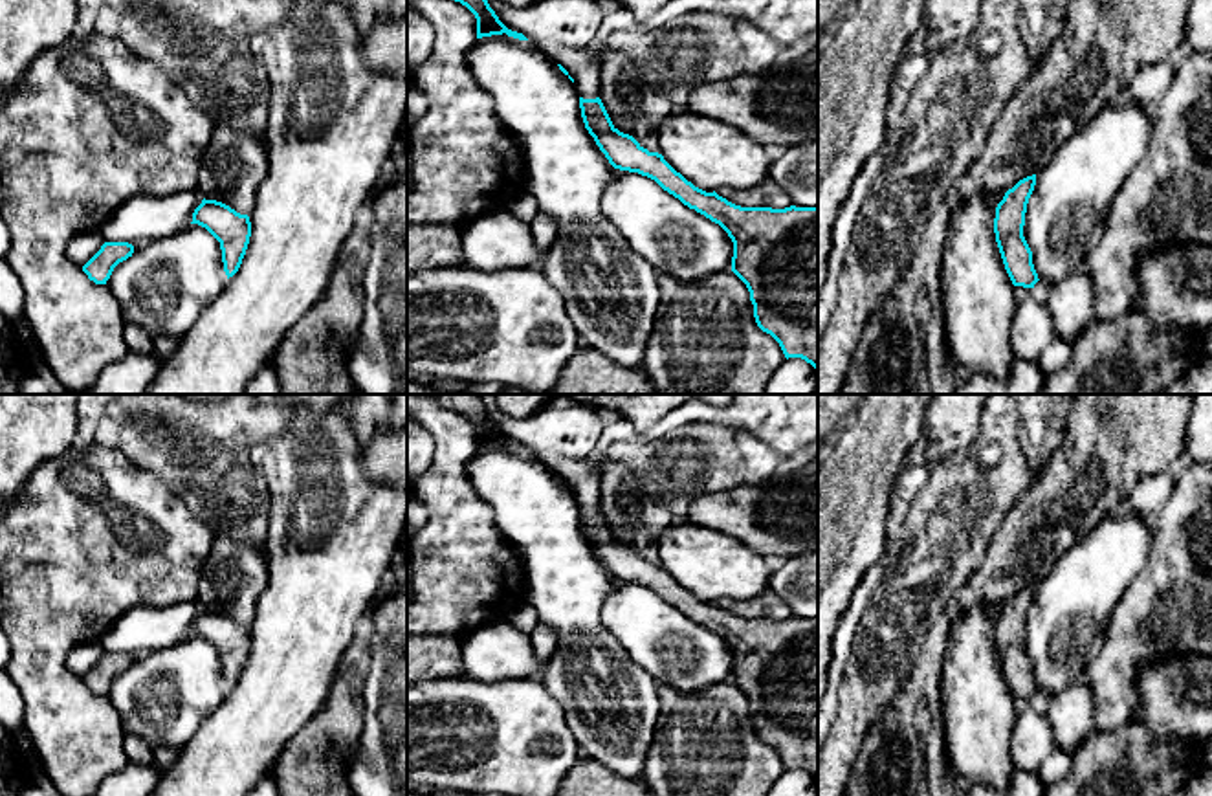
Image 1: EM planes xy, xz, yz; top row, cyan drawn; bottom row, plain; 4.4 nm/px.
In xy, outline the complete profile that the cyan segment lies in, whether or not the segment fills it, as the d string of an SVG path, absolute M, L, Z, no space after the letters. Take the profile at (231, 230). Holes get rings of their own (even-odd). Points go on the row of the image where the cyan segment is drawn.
M204 198L194 209L191 224L205 227L220 242L224 271L227 279L233 277L249 244L249 216L237 213L222 202Z

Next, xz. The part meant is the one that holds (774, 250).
M579 97L585 128L614 169L655 180L689 209L719 224L733 242L732 271L746 284L757 326L770 334L785 358L801 358L818 370L818 207L741 207L715 191L706 193L677 172L662 154L649 152L620 132L600 97Z

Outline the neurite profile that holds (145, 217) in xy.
M198 189L172 194L138 194L121 204L99 227L106 242L156 240L174 237L193 222L204 196Z

